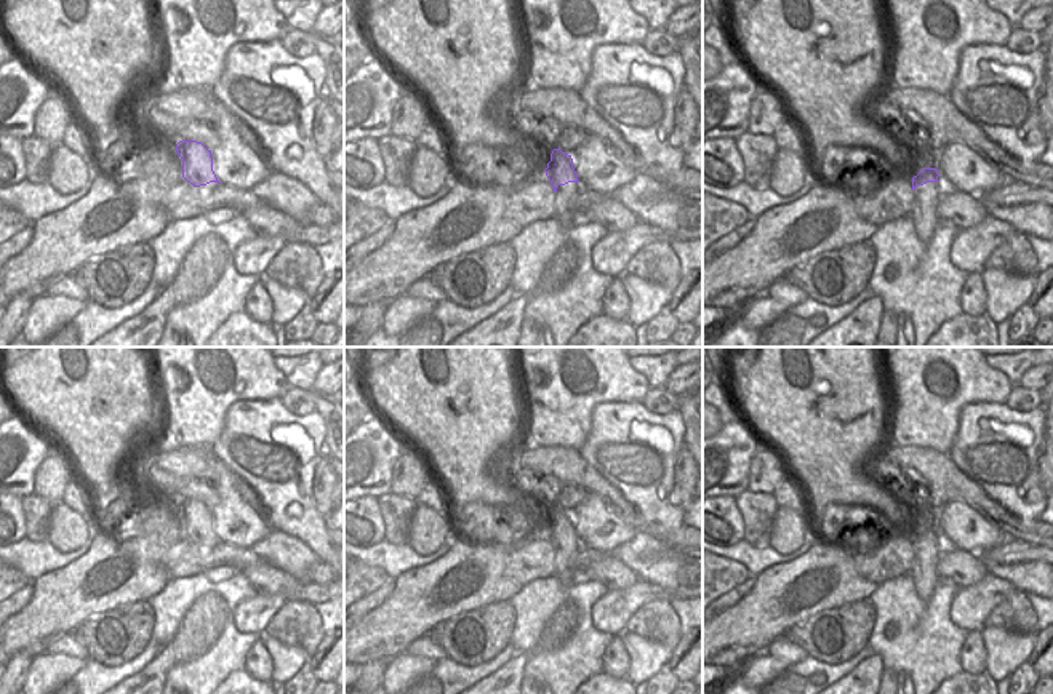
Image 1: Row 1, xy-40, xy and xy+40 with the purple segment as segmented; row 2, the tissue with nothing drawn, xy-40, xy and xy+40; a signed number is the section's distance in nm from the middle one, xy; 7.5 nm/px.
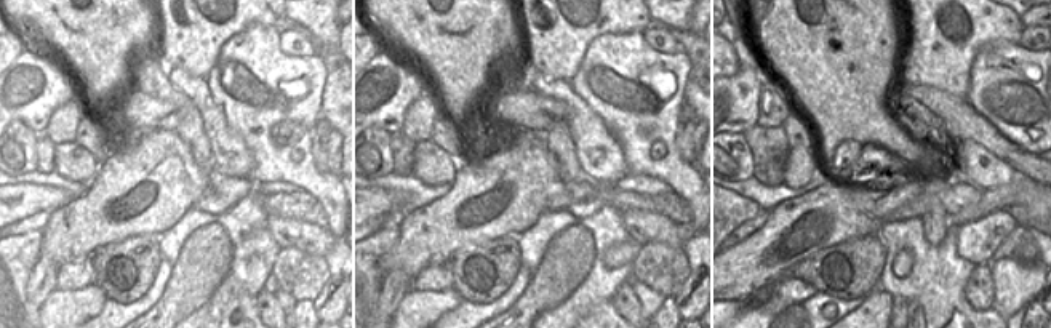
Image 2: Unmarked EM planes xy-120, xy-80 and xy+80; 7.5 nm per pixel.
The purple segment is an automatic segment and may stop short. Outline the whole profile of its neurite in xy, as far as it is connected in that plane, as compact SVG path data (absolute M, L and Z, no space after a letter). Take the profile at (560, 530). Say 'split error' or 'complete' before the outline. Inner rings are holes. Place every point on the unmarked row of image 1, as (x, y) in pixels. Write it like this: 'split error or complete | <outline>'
split error | M554 507L544 529L557 555L557 571L551 577L559 577L562 582L571 584L571 574L576 569L576 558L579 555L579 539L571 513Z

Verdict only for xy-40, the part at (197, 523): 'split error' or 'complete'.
split error

